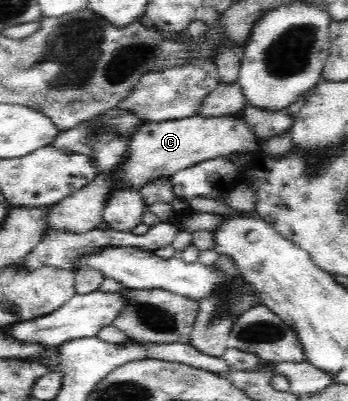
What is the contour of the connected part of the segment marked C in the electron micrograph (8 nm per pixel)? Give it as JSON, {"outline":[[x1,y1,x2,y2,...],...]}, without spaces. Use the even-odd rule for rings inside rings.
{"outline":[[236,116,219,120,189,117,151,122,137,133,133,142,127,146,122,159,113,166,113,169,97,171,93,181,62,197,61,201,46,211,45,225,42,229,43,240,45,237,57,236,61,233,85,235,97,231,105,224,105,209,109,207,109,203,117,193,129,190,140,195,149,183,172,180,181,169,188,169,201,161,221,155,229,156,233,151,249,151,249,149,260,149,260,143,251,134,245,121,239,120]]}

